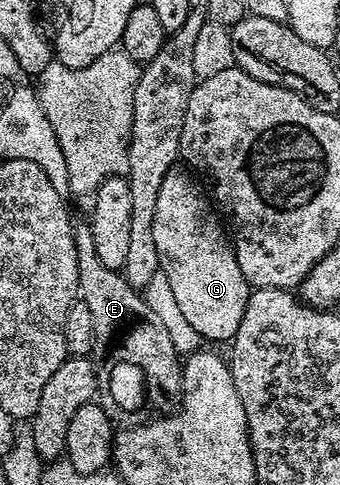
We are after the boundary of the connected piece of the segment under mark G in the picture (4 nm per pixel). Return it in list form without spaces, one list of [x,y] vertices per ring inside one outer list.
[[[175,168],[168,176],[164,176],[164,184],[160,184],[160,197],[156,199],[152,236],[156,240],[158,265],[164,276],[168,276],[168,285],[172,288],[172,296],[176,305],[180,307],[180,312],[184,312],[184,320],[188,320],[188,324],[196,328],[199,339],[229,343],[240,328],[240,320],[244,316],[244,308],[250,299],[252,287],[247,282],[244,272],[240,272],[240,264],[234,255],[231,239],[224,226],[222,231],[222,226],[218,223],[219,215],[211,199],[204,190],[202,195],[201,188],[193,182],[195,179],[189,173],[181,174],[180,170]]]

